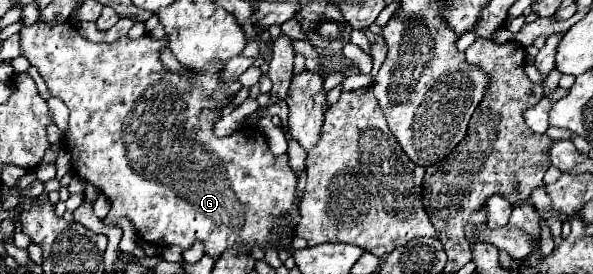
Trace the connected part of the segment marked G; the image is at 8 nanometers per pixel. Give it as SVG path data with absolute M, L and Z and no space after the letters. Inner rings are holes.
M34 22L32 26L22 24L20 28L20 48L22 48L22 56L28 58L28 62L32 66L38 68L40 76L44 78L48 90L52 96L60 98L68 110L70 110L70 126L68 126L68 134L66 134L66 146L72 152L72 168L74 172L82 178L92 182L108 200L110 200L110 212L104 218L104 224L112 226L112 222L120 216L128 216L136 228L136 232L140 234L142 240L156 244L156 246L180 246L182 250L192 248L192 244L196 240L200 240L204 244L204 254L212 256L212 258L220 258L226 250L242 250L248 248L252 250L254 246L262 246L266 248L290 248L290 242L294 238L294 230L298 226L298 218L300 218L300 210L296 206L296 174L290 168L288 162L288 154L282 156L274 156L264 140L264 134L256 128L256 126L246 126L236 130L230 136L216 136L214 134L214 124L220 120L220 110L226 108L226 104L236 96L236 92L242 88L242 84L238 80L222 80L222 70L224 66L210 66L210 70L188 70L190 76L182 76L176 72L170 72L162 62L160 62L160 52L162 48L168 46L168 38L164 40L156 40L148 34L132 40L132 38L120 38L112 44L94 44L90 40L86 40L78 28L70 26L68 22L58 22L58 24L46 24L46 22Z

